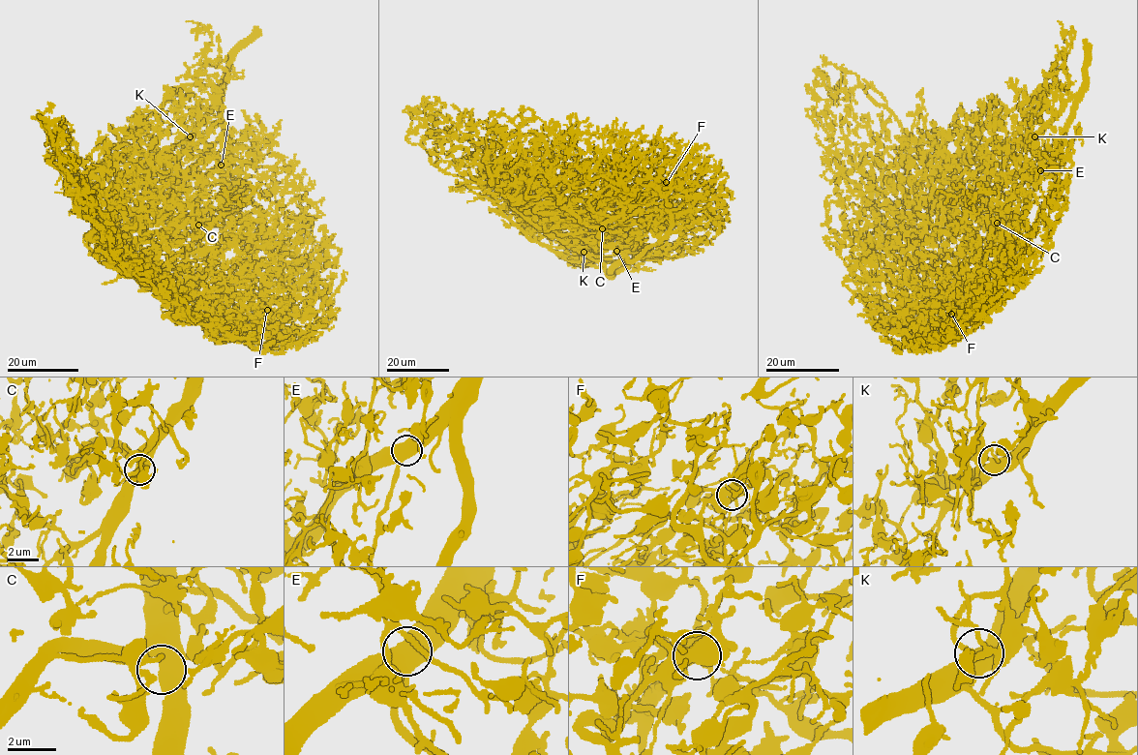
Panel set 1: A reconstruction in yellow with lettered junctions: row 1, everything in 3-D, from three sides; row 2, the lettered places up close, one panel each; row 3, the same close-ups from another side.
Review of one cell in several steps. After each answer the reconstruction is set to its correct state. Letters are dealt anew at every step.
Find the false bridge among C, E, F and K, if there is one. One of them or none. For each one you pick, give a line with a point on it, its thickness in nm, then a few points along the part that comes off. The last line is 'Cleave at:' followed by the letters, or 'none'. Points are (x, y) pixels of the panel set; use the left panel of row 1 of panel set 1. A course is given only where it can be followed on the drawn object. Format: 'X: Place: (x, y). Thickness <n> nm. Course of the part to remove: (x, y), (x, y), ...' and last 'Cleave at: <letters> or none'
Cleave at: none

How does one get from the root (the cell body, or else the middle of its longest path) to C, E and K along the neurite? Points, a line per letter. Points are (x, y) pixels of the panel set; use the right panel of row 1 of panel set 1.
C: (911, 274), (925, 254), (943, 254), (948, 240), (959, 231), (970, 232), (988, 217), (997, 223)
E: (911, 274), (925, 254), (943, 254), (959, 231), (1000, 216), (1013, 192), (1040, 170)
K: (911, 274), (925, 254), (943, 254), (959, 231), (1000, 216), (1030, 177), (1034, 136)

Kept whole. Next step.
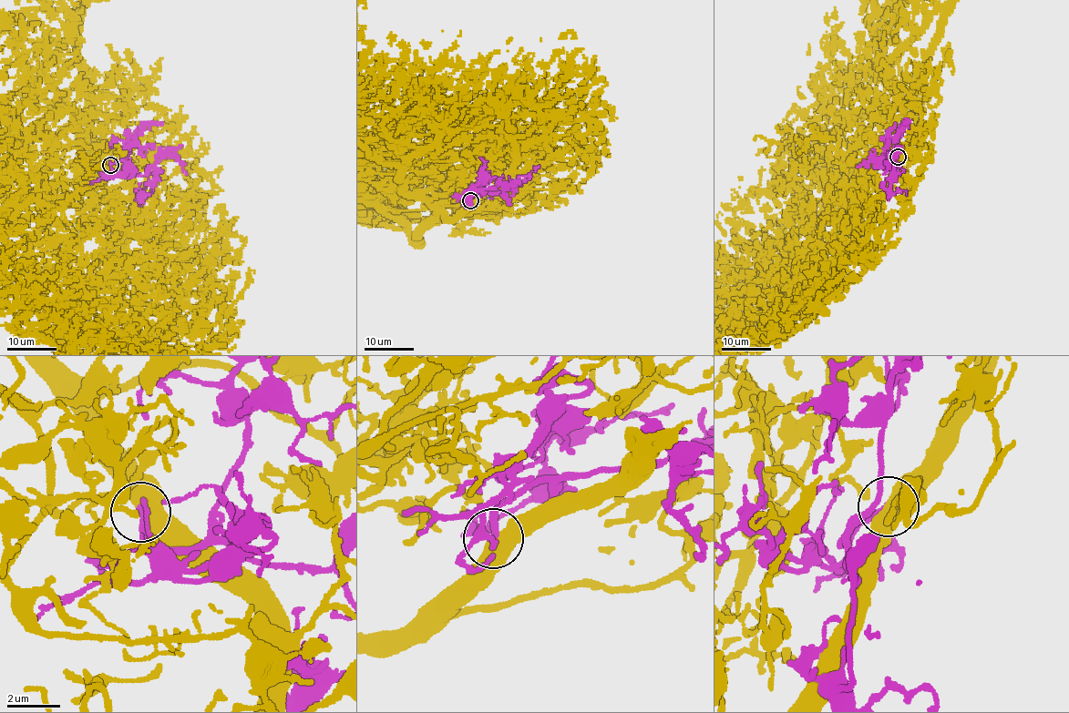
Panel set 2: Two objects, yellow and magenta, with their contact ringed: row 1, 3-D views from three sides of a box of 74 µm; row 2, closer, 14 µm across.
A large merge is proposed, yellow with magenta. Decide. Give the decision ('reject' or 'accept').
accept

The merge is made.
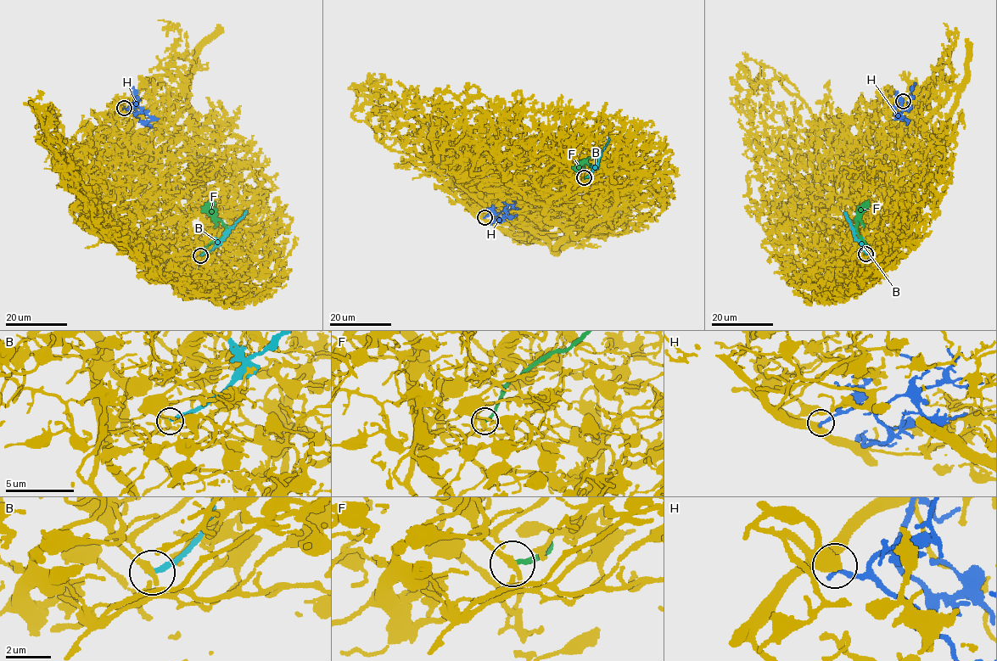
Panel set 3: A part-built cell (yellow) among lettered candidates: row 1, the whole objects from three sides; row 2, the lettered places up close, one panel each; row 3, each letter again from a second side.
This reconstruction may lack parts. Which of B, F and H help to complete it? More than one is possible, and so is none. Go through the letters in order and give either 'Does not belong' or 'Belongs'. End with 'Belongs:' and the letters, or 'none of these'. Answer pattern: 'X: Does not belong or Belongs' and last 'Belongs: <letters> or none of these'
B: Does not belong
F: Does not belong
H: Belongs
Belongs: H

